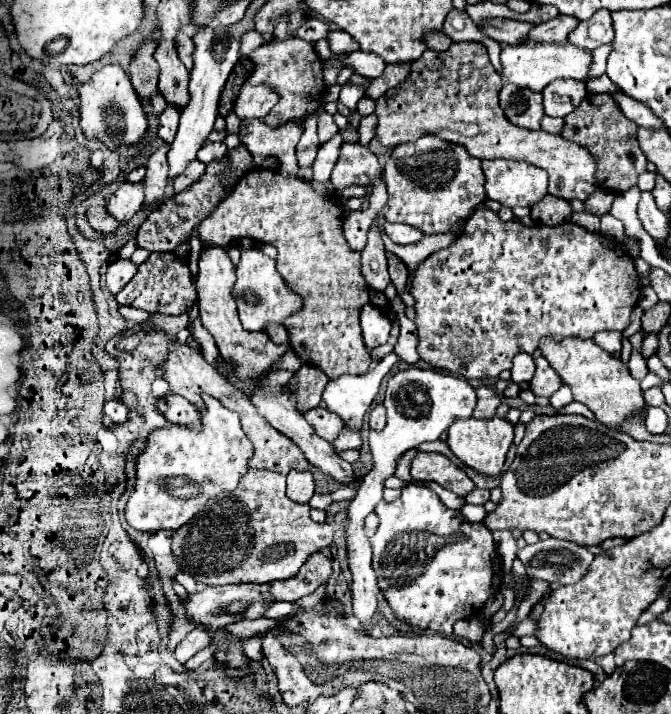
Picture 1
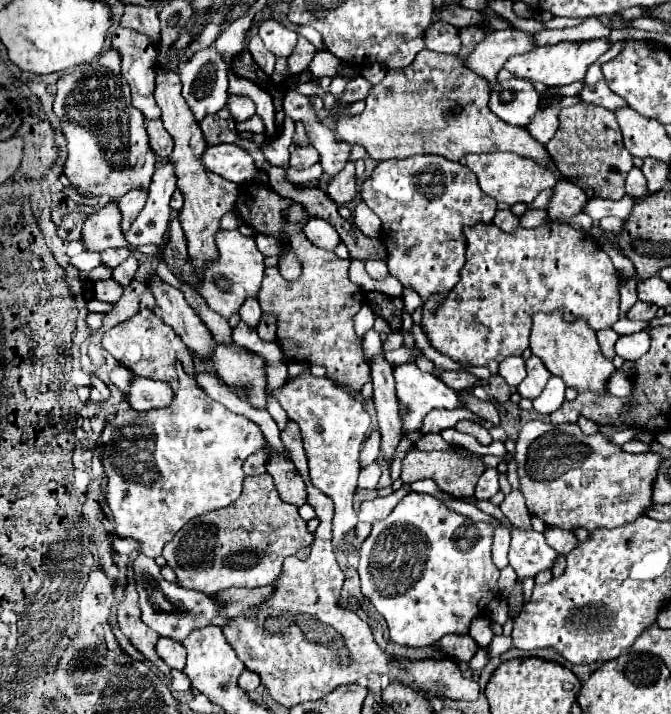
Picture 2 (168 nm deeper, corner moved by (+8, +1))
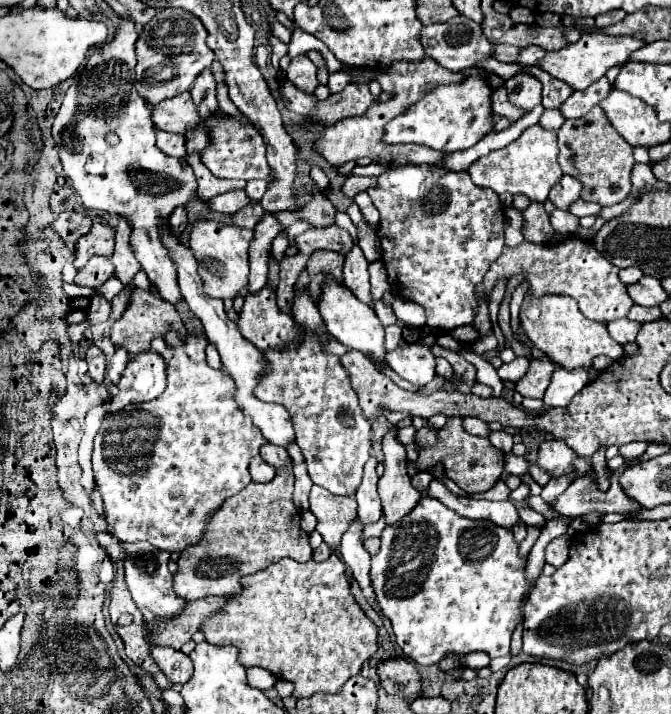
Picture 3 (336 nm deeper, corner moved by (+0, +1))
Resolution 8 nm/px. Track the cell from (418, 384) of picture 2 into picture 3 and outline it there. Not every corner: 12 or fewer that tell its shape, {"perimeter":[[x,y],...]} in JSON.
{"perimeter":[[408,343],[384,361],[412,385],[434,377],[436,355],[426,343]]}

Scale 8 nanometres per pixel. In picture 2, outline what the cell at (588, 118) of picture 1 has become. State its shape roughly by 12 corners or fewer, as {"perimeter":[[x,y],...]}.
{"perimeter":[[562,109],[546,149],[588,197],[624,197],[634,157],[614,113]]}

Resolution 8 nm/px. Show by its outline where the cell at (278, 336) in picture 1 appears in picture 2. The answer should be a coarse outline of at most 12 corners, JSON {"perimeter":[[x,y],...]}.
{"perimeter":[[246,301],[240,319],[256,329],[262,319],[258,301]]}

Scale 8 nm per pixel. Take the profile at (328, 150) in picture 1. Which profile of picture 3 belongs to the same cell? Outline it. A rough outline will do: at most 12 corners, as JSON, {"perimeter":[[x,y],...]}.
{"perimeter":[[236,117],[205,119],[202,163],[220,179],[268,181],[264,139]]}

